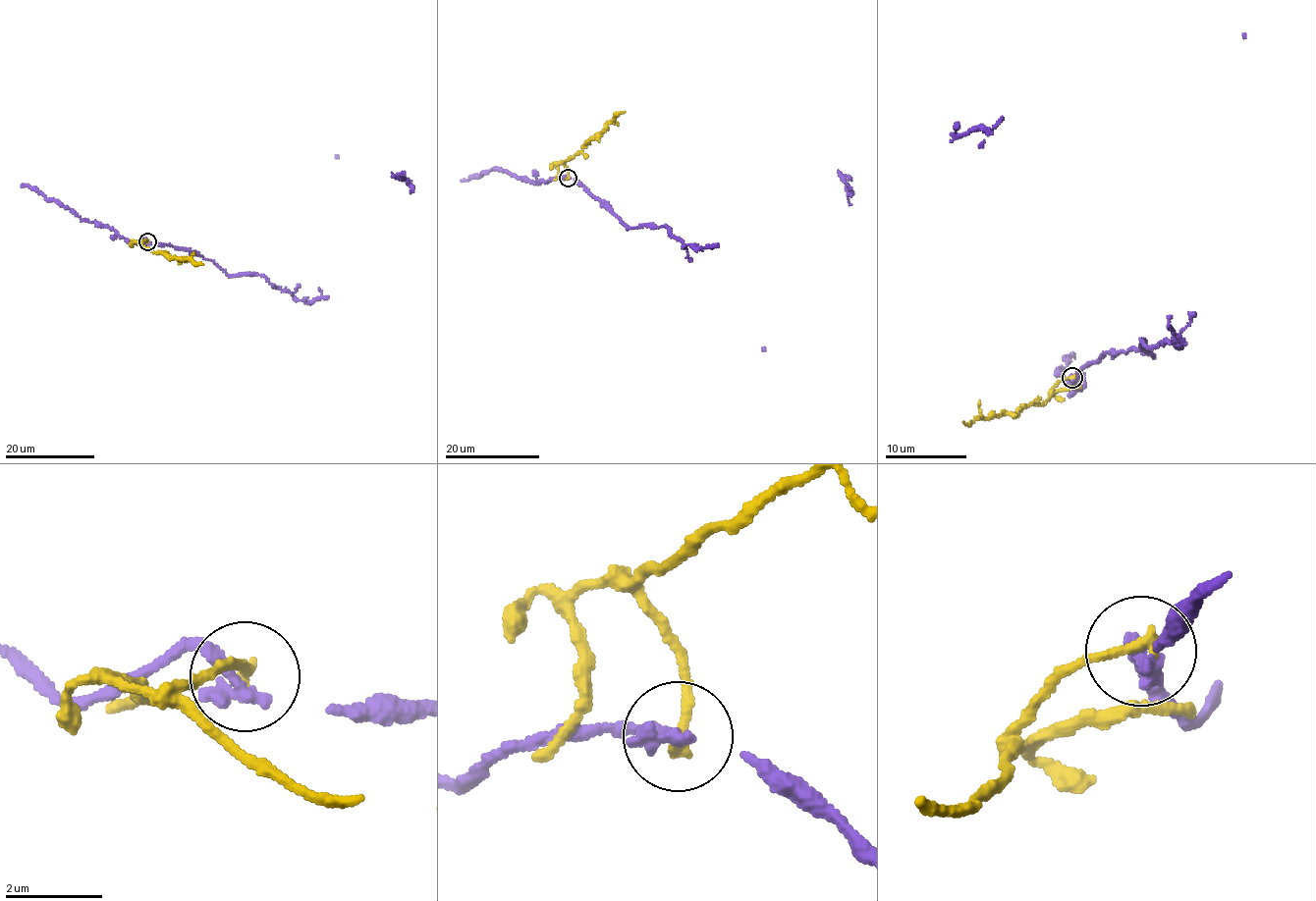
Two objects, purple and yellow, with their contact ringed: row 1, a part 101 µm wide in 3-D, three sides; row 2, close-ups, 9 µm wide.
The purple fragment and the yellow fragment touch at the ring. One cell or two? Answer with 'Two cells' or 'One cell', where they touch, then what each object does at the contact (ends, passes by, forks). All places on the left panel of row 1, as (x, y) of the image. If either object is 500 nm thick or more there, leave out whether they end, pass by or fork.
Two cells. Place: (147, 241). At the ring purple ends. At the ring yellow ends

